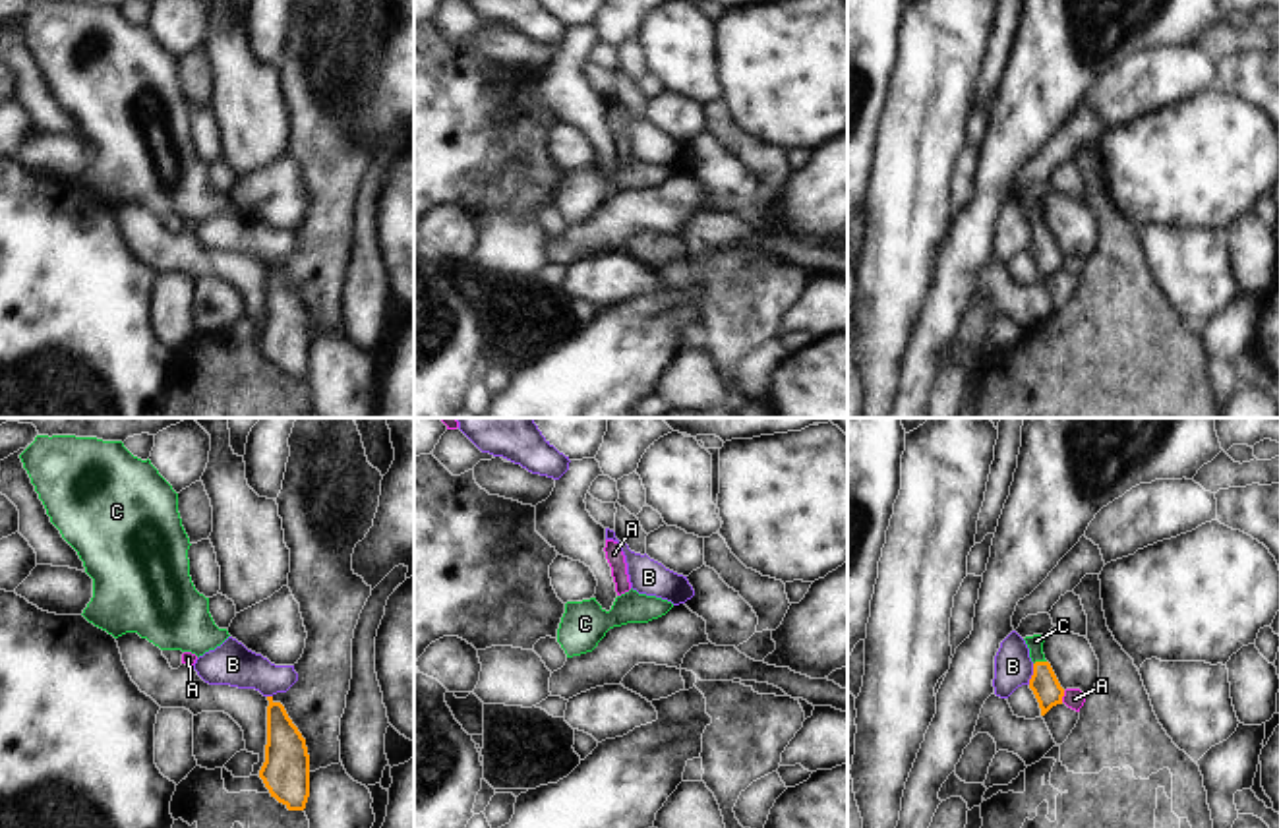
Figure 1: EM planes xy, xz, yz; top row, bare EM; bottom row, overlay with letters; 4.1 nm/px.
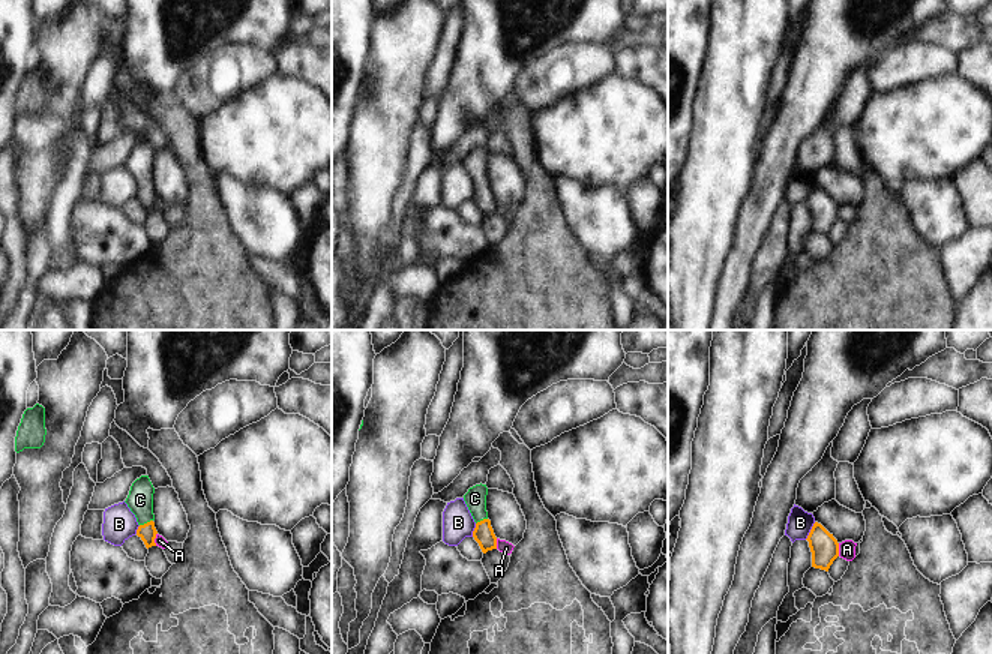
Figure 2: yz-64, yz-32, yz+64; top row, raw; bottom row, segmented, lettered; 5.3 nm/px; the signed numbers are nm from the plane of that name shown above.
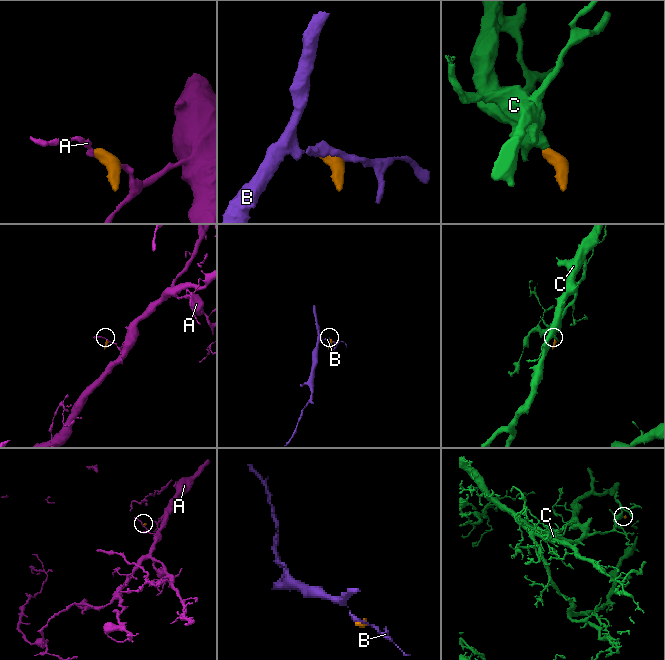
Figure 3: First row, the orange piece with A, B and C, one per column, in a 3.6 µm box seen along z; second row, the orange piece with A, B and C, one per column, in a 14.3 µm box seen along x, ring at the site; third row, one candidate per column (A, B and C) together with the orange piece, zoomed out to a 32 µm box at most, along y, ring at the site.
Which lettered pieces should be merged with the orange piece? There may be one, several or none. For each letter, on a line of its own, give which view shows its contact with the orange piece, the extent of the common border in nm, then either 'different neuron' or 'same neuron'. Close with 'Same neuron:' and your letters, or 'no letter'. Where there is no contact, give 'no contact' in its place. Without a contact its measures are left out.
A: contact in yz; length 50 nm; different neuron
B: contact in yz; length 90 nm; different neuron
C: contact in yz; length 60 nm; same neuron
Same neuron: C

